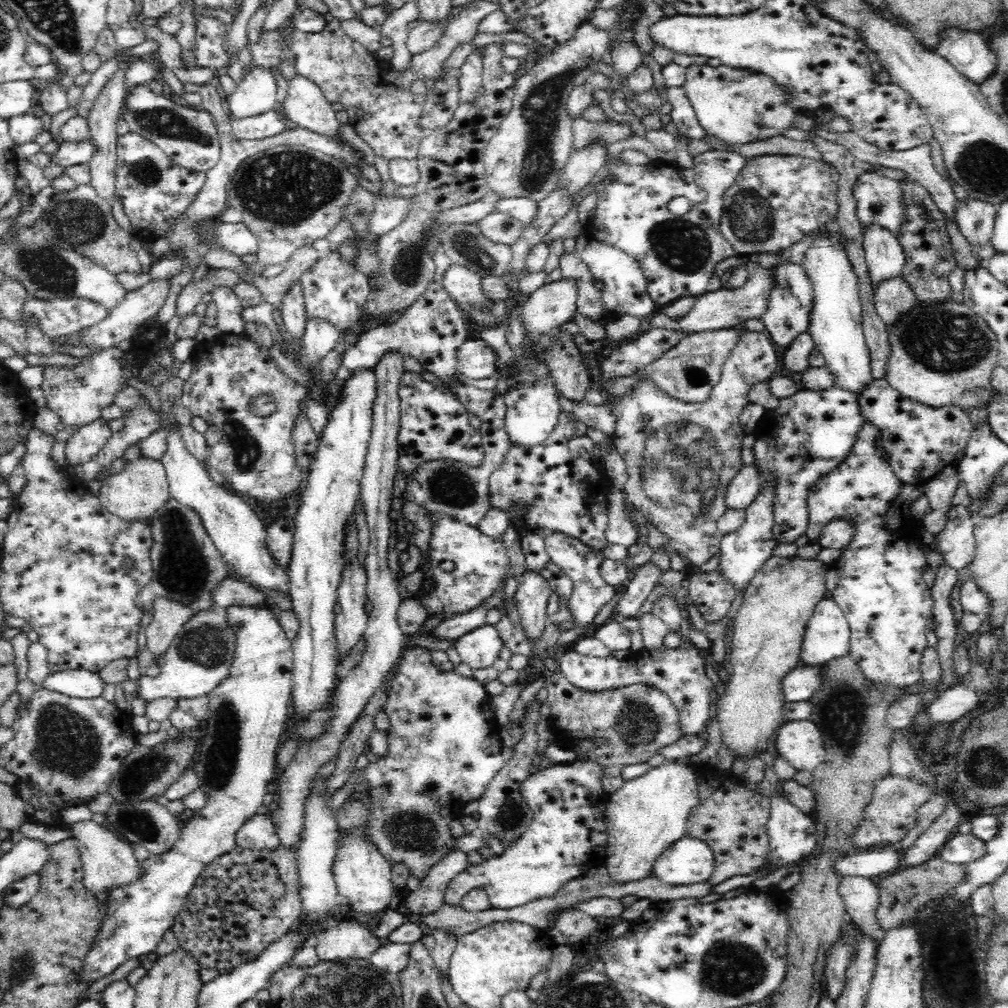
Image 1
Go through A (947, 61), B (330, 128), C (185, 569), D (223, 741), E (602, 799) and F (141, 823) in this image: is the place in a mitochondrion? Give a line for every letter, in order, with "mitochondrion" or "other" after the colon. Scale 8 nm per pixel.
A: other
B: other
C: mitochondrion
D: mitochondrion
E: other
F: mitochondrion

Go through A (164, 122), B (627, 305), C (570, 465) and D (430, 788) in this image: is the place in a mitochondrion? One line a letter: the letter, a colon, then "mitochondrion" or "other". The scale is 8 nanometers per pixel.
A: mitochondrion
B: other
C: other
D: other

